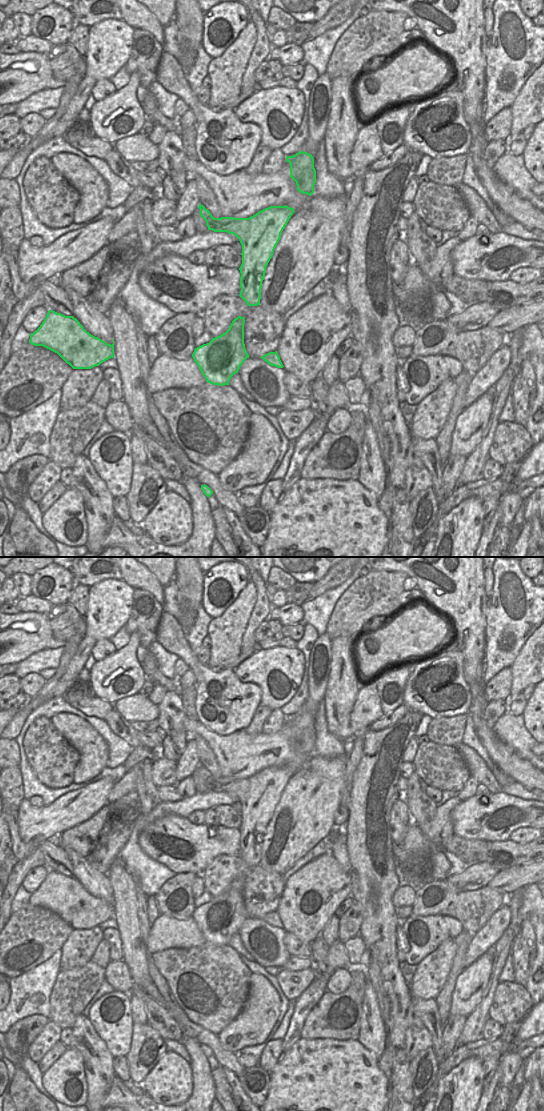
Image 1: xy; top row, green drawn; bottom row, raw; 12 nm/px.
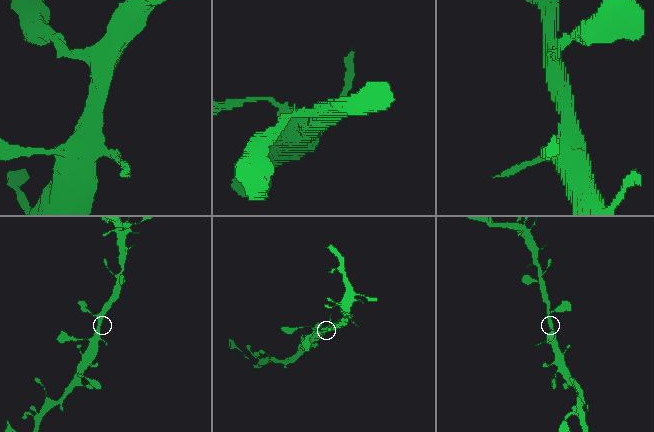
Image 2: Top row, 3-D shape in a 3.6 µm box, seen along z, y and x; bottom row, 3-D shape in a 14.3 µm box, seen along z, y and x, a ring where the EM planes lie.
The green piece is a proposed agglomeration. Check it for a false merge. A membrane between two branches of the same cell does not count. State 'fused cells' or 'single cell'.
single cell

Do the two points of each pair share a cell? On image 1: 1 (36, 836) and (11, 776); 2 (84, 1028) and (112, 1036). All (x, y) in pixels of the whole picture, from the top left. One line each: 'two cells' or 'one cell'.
1: two cells
2: two cells

